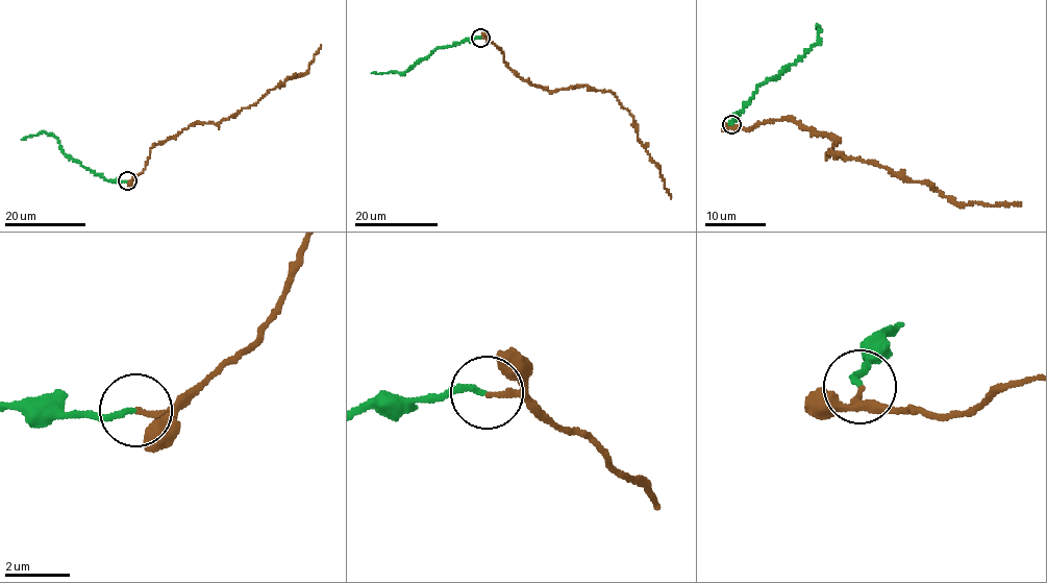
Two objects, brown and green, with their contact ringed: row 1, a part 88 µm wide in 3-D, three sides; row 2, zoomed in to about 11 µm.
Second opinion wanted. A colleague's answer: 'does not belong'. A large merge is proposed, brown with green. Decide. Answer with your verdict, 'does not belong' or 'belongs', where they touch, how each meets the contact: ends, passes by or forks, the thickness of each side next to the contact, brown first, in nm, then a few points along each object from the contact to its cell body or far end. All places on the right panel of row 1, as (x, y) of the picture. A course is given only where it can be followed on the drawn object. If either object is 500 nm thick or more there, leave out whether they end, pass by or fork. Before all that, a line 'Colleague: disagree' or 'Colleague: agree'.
Colleague: agree
does not belong; at (731, 124); brown ends there; green ends there; 170 nm thick on the brown side, 160 nm on the other; brown runs (731, 123), (737, 129), (751, 128), (788, 118), (838, 139), (830, 153), (887, 168), (961, 204), (1021, 203); green runs (731, 123), (733, 115), (750, 101), (755, 89), (820, 42), (820, 27), (816, 25)

